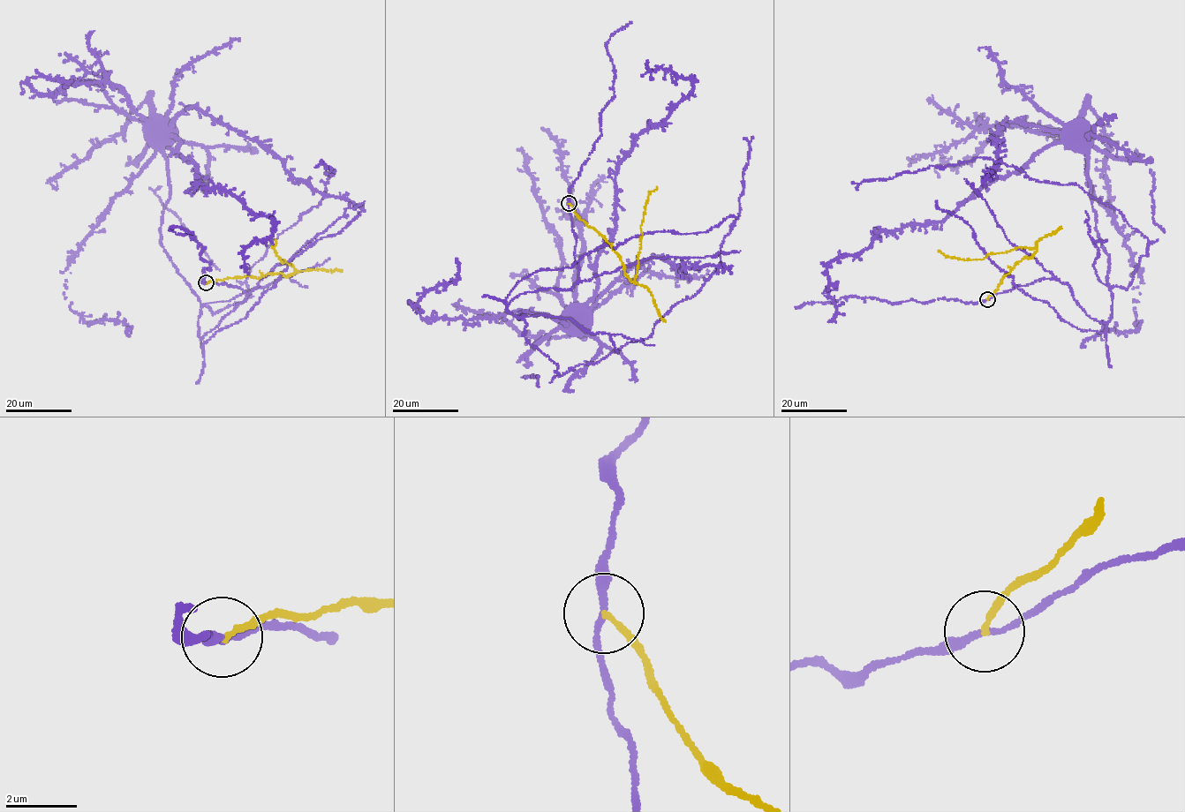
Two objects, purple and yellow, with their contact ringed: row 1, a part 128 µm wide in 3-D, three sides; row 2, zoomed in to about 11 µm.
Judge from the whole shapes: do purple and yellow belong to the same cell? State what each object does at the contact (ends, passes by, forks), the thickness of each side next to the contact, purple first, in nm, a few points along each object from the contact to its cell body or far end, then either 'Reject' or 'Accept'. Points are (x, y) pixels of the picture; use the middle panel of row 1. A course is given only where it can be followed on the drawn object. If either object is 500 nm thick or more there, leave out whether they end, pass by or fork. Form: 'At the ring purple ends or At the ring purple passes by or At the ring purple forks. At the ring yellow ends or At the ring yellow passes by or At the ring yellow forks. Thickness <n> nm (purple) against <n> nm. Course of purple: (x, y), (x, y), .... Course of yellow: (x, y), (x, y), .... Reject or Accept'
At the ring purple passes by. At the ring yellow ends. Thickness 180 nm (purple) against 160 nm. Course of purple: (569, 203), (577, 281), (519, 295), (507, 309), (520, 319), (526, 312), (568, 325), (581, 314). Course of yellow: (569, 203), (577, 215), (609, 244), (622, 264), (624, 274), (633, 281), (648, 194), (657, 187). Reject

